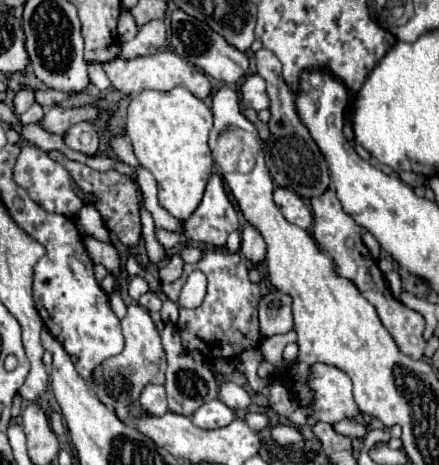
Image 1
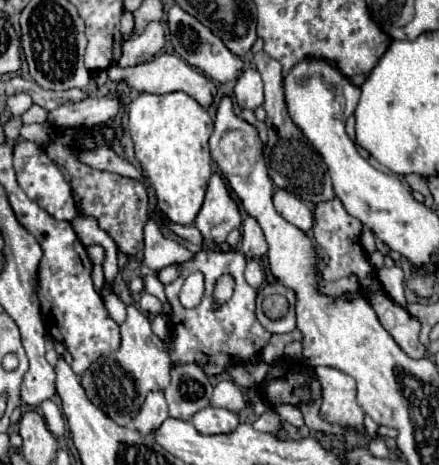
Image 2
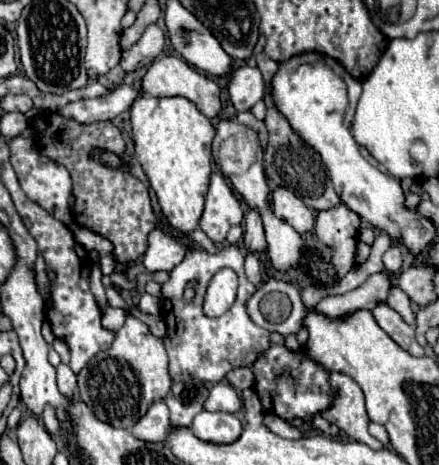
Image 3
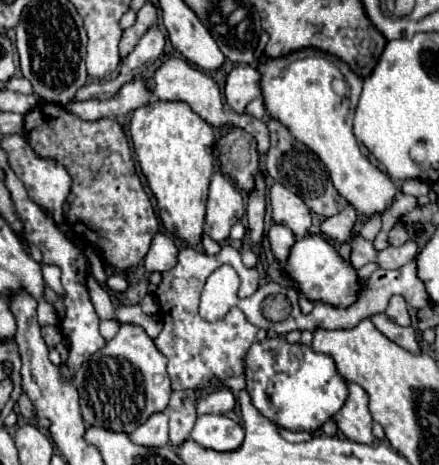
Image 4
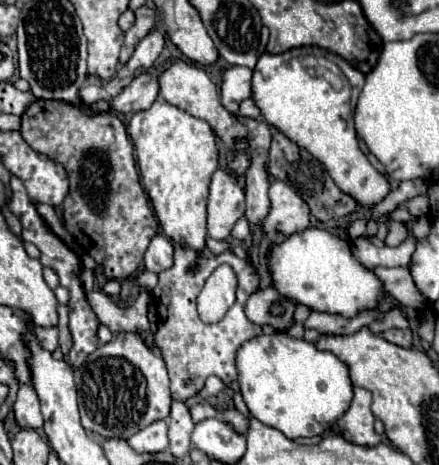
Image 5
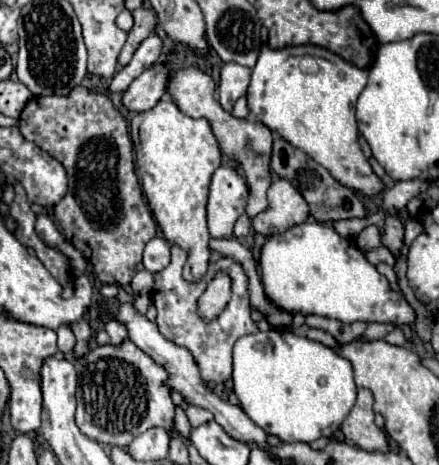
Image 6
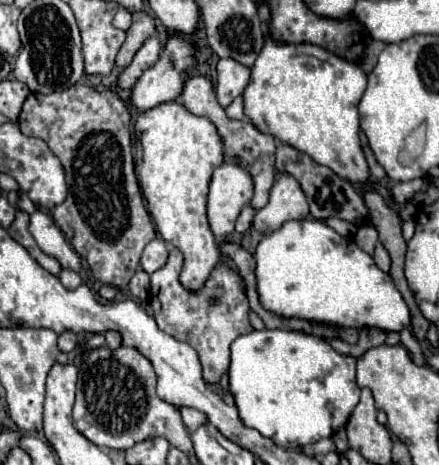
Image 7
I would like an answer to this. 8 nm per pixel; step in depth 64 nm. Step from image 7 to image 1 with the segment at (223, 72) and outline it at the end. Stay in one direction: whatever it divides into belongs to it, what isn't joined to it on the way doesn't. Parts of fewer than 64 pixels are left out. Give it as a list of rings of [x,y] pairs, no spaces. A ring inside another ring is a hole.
[[[248,74],[242,88],[242,106],[244,108],[254,108],[258,110],[268,110],[268,94],[266,94],[266,84],[264,78],[258,74]]]

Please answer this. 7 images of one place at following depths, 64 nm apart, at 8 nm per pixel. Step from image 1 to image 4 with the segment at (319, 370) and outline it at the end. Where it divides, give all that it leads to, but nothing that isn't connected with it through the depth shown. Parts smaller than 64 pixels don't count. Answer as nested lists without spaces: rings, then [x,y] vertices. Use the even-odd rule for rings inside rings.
[[[354,382],[346,384],[348,384],[348,400],[344,402],[344,408],[340,408],[336,416],[332,416],[332,420],[346,438],[360,444],[376,444],[376,438],[370,432],[372,416],[368,412],[368,394],[364,392],[362,386]]]

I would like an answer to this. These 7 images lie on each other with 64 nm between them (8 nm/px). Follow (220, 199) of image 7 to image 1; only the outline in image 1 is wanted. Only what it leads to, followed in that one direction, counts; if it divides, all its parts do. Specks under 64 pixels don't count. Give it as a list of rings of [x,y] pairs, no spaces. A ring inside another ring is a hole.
[[[212,174],[210,180],[208,180],[208,186],[206,186],[206,192],[204,192],[204,198],[202,202],[198,204],[198,208],[192,212],[192,216],[182,222],[182,232],[170,232],[170,230],[164,230],[164,228],[156,228],[156,240],[164,246],[164,248],[176,248],[176,246],[182,246],[182,244],[210,244],[214,248],[220,248],[224,250],[226,246],[226,238],[230,232],[238,230],[240,222],[238,222],[238,212],[234,210],[232,202],[228,200],[228,194],[224,190],[224,182],[222,182],[222,176],[220,174]]]

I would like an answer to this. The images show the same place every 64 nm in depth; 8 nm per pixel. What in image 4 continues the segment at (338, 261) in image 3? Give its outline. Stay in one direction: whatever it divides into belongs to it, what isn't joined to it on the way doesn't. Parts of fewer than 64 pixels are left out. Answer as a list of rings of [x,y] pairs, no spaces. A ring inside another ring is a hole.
[[[352,206],[344,208],[344,212],[338,212],[336,216],[324,218],[320,224],[320,232],[326,236],[326,240],[338,244],[338,252],[344,260],[350,260],[350,244],[356,228],[356,210]]]

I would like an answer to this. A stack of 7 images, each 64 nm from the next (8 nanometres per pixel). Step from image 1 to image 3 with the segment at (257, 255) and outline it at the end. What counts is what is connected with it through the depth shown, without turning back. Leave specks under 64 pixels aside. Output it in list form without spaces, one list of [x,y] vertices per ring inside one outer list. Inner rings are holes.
[[[250,210],[244,218],[244,250],[246,252],[264,252],[266,240],[264,240],[264,228],[262,220],[256,210]]]

